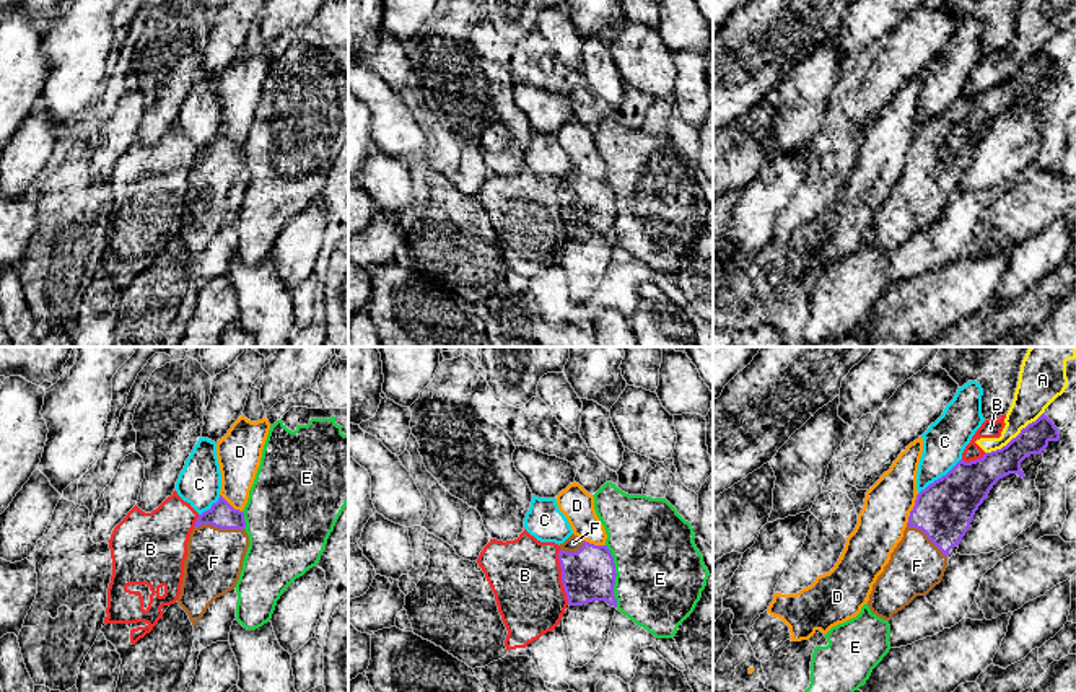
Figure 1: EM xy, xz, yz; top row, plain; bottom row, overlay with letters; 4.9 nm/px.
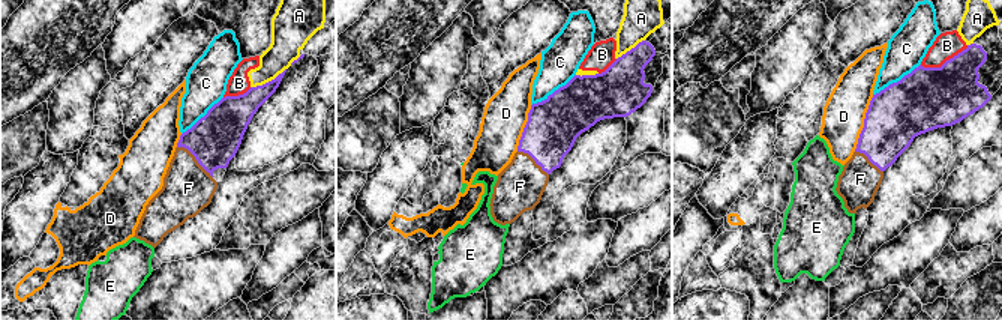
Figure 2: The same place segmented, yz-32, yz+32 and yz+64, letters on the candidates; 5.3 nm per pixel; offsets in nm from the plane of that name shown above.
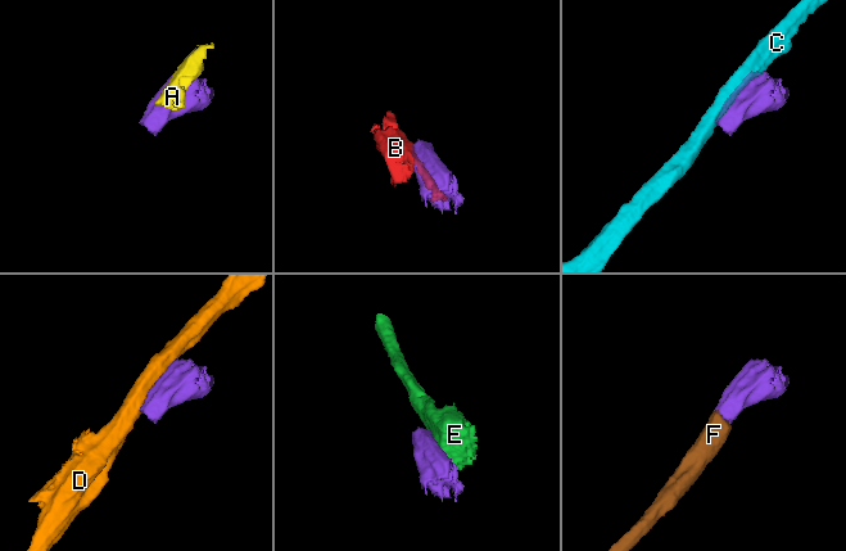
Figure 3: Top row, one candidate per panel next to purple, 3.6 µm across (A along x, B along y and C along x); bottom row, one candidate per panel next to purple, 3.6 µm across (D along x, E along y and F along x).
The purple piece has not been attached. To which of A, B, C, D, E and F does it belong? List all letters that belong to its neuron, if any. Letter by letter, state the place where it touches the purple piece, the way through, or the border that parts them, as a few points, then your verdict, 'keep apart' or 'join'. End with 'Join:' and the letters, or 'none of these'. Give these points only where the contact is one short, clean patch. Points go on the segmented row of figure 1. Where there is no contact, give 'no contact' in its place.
A: meets purple in yz at (1013, 438); keep apart
B: meets purple in xz at (562, 577); keep apart
C: meets purple in yz at (941, 477); keep apart
D: meets purple in yz at (912, 510); keep apart
E: meets purple in xz at (616, 575); keep apart
F: meets purple in xy at (218, 526); runs through xy (222, 515), (218, 526), (214, 562); join
Join: F

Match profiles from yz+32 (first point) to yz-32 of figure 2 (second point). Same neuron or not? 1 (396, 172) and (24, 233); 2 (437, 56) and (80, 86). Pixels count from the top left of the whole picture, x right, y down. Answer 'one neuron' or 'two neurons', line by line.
1: one neuron
2: one neuron

